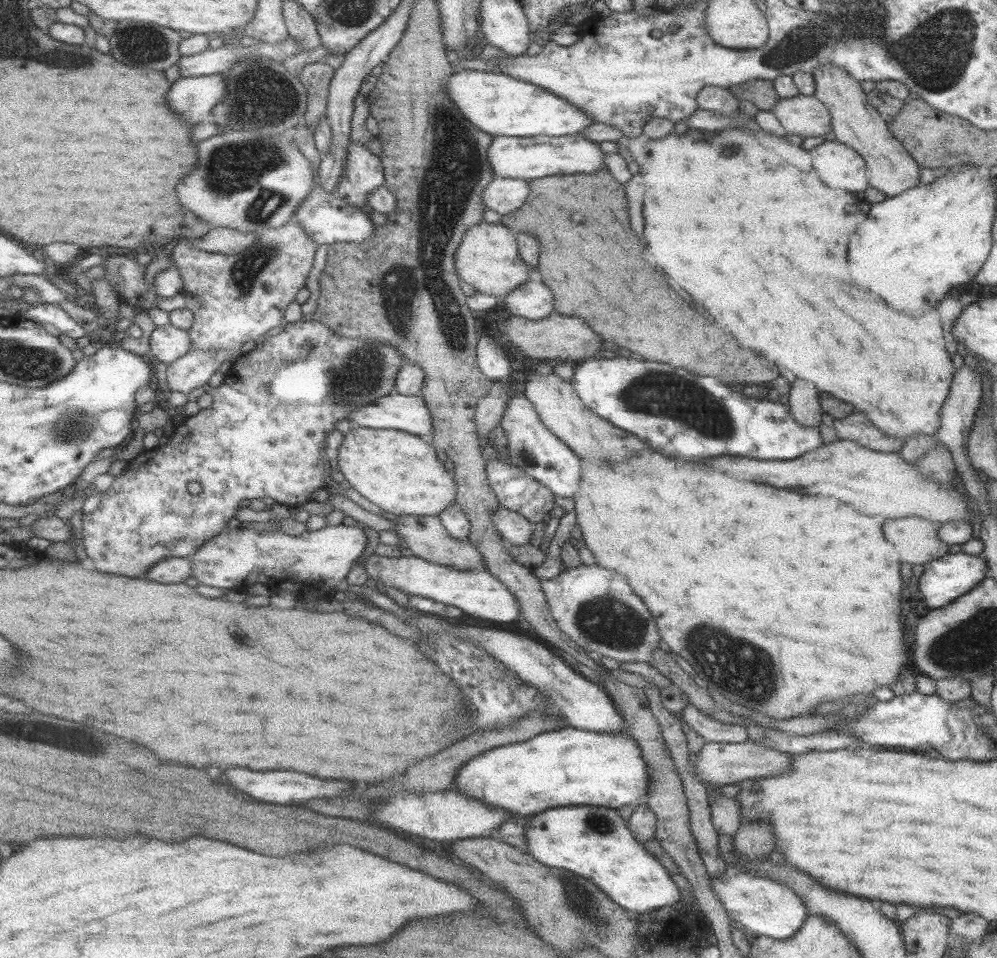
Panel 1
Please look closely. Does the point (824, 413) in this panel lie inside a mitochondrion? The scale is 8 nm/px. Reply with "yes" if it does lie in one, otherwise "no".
no

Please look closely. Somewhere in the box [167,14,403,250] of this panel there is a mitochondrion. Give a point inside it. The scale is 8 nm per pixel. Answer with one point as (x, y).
(240, 165)

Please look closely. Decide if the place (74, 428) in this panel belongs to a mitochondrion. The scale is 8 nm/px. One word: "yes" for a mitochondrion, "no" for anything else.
yes

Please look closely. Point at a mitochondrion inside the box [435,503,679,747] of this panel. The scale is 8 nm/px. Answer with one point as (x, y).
(607, 621)

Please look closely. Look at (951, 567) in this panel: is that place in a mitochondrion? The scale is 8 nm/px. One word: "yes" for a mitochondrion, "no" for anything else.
no

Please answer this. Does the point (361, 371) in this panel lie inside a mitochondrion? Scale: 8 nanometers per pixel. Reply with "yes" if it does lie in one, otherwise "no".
yes

